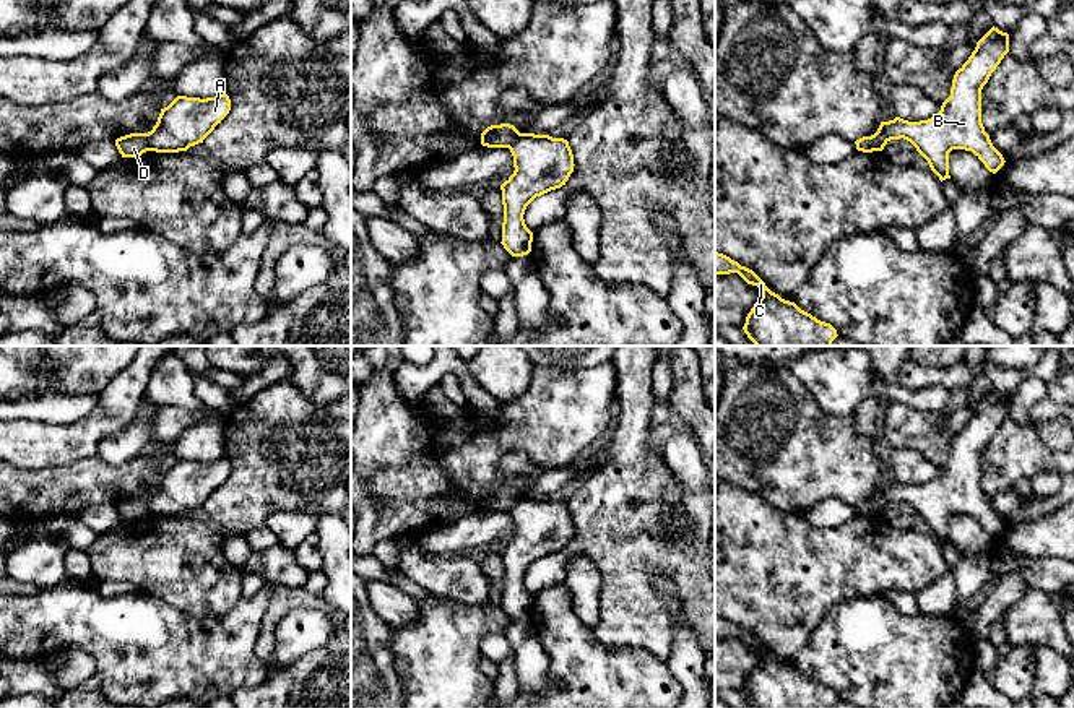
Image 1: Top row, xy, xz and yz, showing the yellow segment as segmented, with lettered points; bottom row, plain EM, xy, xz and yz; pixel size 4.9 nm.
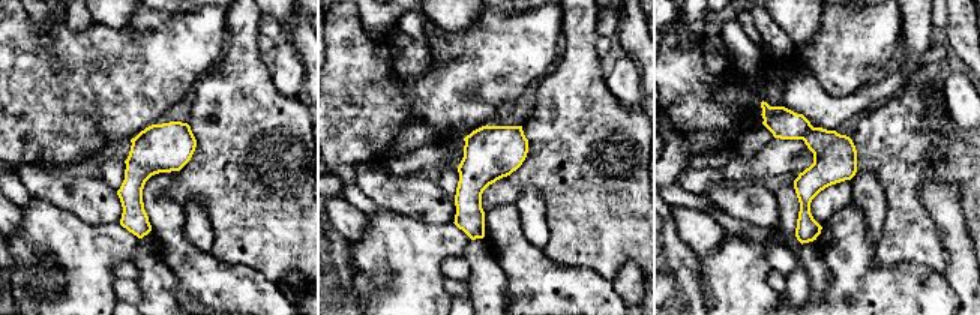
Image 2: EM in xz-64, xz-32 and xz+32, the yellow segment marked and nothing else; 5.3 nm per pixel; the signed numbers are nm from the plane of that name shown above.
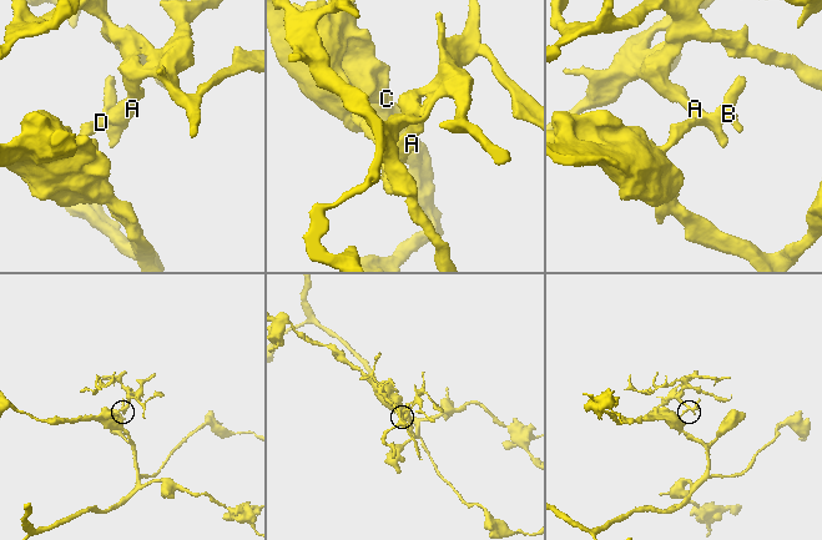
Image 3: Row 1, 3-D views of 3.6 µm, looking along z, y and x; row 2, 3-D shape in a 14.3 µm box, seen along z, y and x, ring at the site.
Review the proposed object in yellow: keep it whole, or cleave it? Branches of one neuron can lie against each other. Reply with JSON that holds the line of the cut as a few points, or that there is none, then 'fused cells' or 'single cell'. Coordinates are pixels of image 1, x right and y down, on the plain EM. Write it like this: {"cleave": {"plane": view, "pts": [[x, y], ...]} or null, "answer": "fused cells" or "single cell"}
{"cleave": {"plane": "xy", "pts": [[147, 497], [151, 513]]}, "answer": "fused cells"}

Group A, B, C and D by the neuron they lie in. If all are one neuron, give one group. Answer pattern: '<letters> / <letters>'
A B / C D

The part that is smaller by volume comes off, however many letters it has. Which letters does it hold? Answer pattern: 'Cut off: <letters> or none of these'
Cut off: A, B

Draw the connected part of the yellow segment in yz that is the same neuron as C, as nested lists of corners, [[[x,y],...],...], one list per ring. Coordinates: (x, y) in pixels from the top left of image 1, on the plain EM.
[[[715,615],[715,638],[738,637],[747,648],[757,650],[762,661],[754,667],[743,690],[754,708],[832,708],[837,693],[795,666],[772,656],[749,632]]]

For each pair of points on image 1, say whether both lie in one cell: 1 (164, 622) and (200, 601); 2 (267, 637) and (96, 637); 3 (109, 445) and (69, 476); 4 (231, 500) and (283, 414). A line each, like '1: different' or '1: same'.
1: different
2: different
3: different
4: same

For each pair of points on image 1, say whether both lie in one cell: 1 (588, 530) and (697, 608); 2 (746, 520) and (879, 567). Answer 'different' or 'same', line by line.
1: same
2: same

